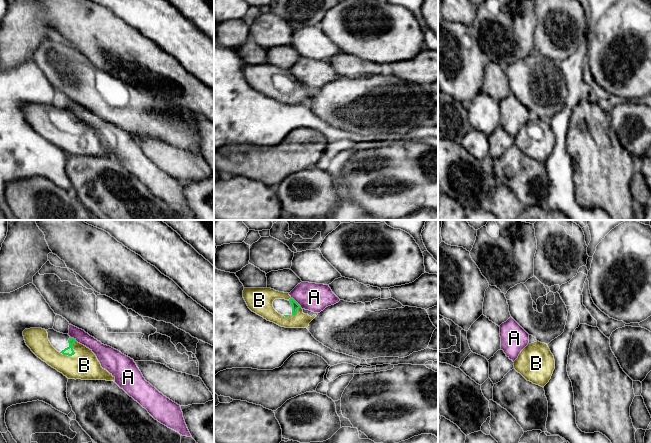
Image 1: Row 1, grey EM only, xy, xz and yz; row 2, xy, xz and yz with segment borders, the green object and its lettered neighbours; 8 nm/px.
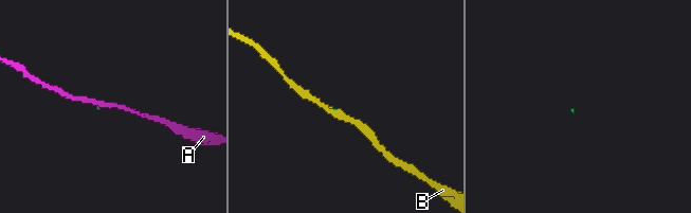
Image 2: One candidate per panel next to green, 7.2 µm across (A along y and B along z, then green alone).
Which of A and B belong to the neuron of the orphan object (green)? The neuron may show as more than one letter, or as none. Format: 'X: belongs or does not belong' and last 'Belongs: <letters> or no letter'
A: does not belong
B: belongs
Belongs: B

